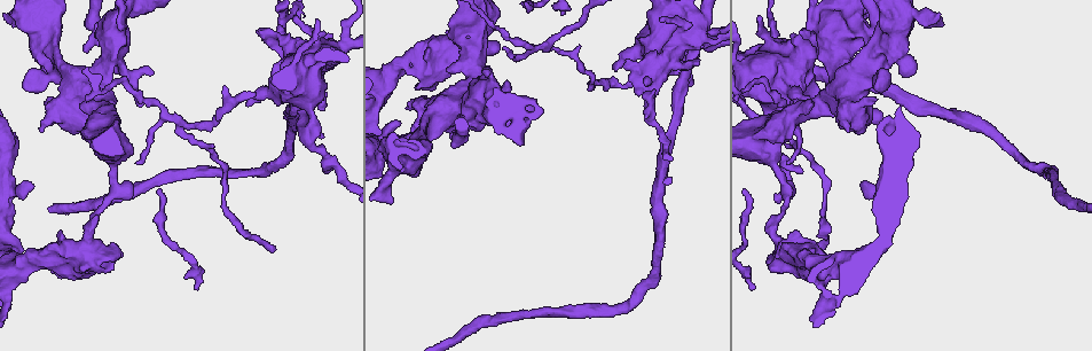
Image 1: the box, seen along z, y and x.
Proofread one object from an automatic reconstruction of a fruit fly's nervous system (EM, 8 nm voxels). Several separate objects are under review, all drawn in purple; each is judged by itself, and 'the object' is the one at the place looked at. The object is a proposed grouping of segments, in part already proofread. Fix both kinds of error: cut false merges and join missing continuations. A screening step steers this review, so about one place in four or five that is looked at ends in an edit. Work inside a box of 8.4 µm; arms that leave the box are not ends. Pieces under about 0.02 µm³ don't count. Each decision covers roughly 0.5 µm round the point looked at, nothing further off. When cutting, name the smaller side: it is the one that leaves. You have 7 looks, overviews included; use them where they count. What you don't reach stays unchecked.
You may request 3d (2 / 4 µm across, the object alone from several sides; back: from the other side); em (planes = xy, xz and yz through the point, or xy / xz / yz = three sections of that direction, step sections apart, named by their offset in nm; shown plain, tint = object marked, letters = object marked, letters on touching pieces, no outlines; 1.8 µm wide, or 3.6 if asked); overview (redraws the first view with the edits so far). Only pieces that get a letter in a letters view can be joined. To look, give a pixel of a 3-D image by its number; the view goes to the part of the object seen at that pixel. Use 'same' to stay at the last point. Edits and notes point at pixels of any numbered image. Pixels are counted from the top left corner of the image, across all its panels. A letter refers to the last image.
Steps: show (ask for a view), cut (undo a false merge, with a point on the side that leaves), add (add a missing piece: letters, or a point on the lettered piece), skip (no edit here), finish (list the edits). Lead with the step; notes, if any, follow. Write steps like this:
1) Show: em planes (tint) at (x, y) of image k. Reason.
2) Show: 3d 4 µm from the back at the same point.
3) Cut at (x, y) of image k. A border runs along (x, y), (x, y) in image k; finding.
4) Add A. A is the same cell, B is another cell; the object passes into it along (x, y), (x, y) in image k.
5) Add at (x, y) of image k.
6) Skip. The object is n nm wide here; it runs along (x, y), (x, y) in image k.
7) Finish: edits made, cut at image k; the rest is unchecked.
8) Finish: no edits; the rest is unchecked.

Show: em planes (tint) at (285, 46) of image 1.

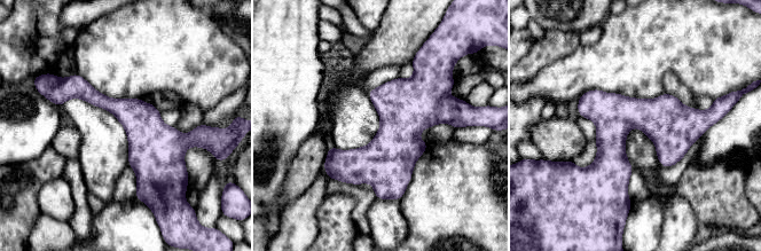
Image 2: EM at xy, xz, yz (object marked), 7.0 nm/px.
Show: em planes (letters) at the same point. What lies round it.

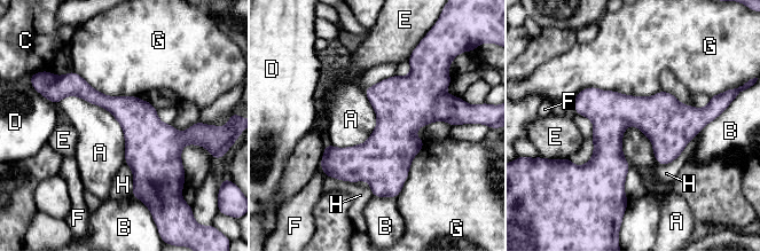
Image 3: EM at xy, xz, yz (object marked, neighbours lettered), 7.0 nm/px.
Skip. The longest contact is with A, 650 nm; A, B, C, D, E, F, G and H are other cells; all the same neuron.

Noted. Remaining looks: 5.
Show: em yz step 8 (tint) at (823, 247) of image 1. Long arm stops here.

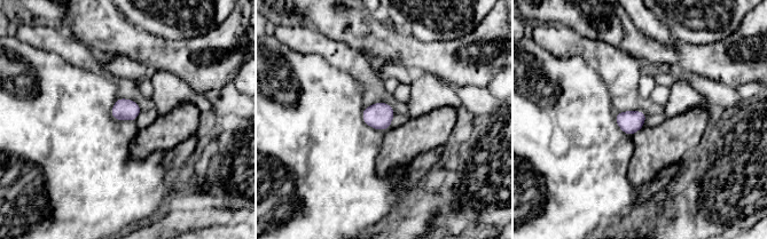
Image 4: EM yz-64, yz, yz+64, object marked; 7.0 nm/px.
Show: em yz step 8 (letters) at the same point. What lies round it.

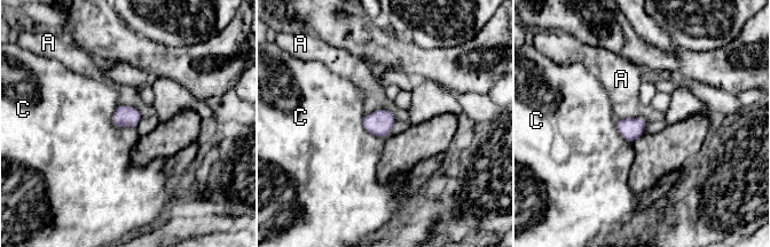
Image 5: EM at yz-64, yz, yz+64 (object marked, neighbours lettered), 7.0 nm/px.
Skip. The longest contact is with A, 240 nm; A and C are other cells; no lettered piece goes on from it.

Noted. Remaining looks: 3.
Show: 3d 4 µm at (44, 39) of image 1. Looks like a crossing.

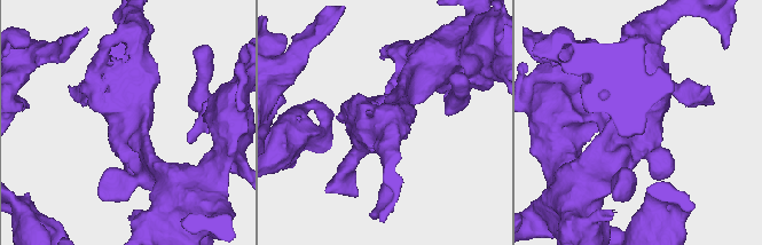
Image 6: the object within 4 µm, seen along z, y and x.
Show: em 3.6 µm planes (tint) at (133, 121) of image 6. Need the tissue.

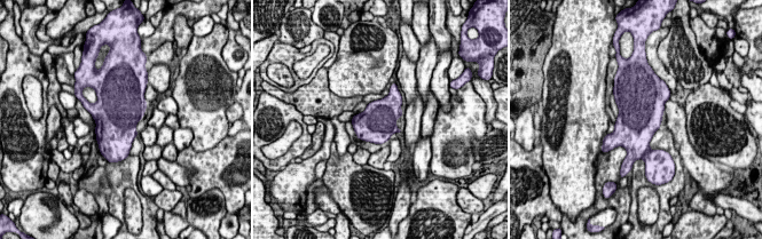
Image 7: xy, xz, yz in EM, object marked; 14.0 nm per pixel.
Show: em 3.6 µm planes (letters) at the same point.

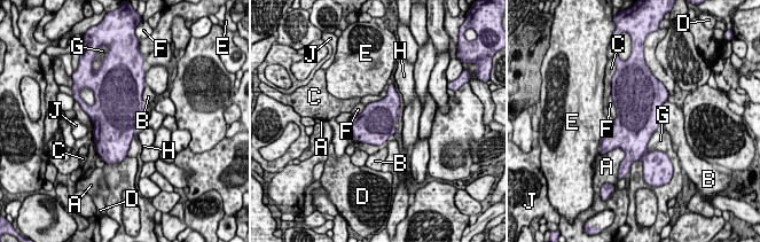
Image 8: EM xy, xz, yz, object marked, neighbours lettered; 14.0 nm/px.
Skip. The object is 500 nm wide here; A, B, C, D, E, F, G, H and J are other cells; a border runs along (657, 130), (648, 143), (649, 151) in image 8; all the same neuron.

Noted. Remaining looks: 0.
Finish: no edits; the rest is unchecked.

